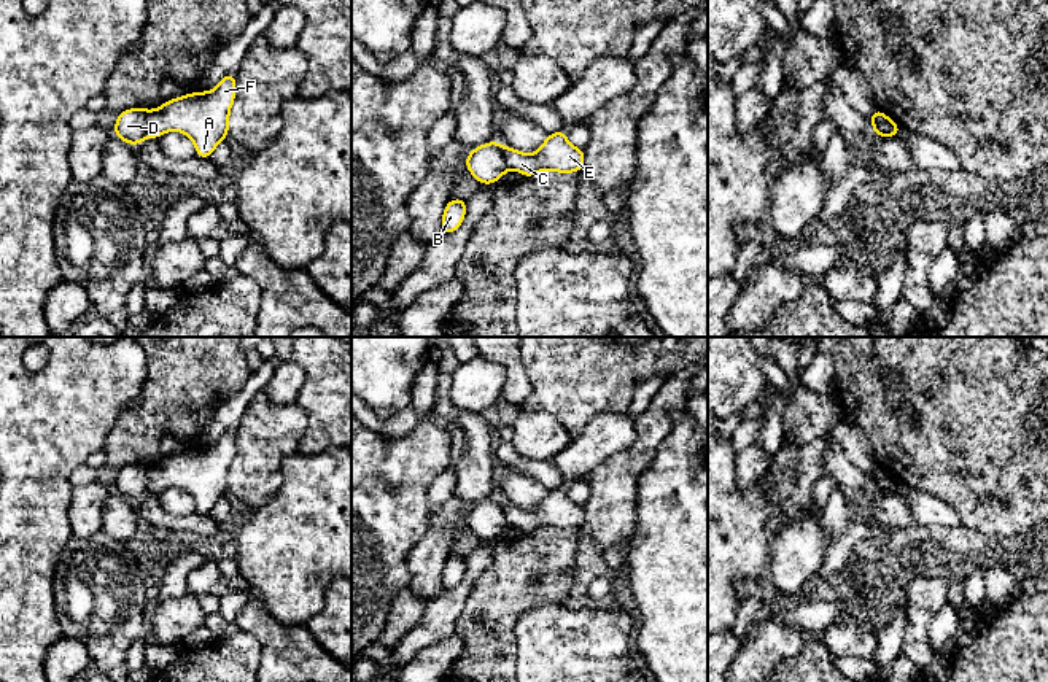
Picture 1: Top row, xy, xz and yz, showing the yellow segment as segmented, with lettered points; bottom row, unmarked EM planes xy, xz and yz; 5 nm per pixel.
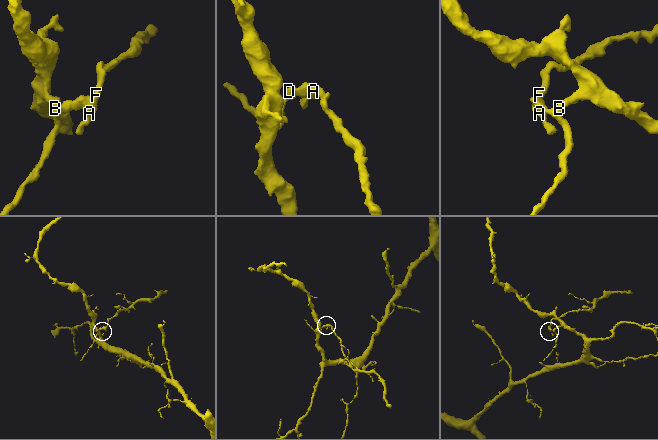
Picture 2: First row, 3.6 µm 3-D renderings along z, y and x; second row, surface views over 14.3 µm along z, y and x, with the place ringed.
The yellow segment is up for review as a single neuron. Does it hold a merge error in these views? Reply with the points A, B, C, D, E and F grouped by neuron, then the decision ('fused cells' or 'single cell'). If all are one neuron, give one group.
groups A C E F / B D; fused cells

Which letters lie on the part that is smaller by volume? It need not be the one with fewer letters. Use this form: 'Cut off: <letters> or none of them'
Cut off: A, C, E, F

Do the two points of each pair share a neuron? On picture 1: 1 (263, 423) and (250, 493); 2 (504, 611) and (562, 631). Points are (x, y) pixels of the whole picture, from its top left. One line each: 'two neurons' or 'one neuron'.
1: one neuron
2: two neurons

